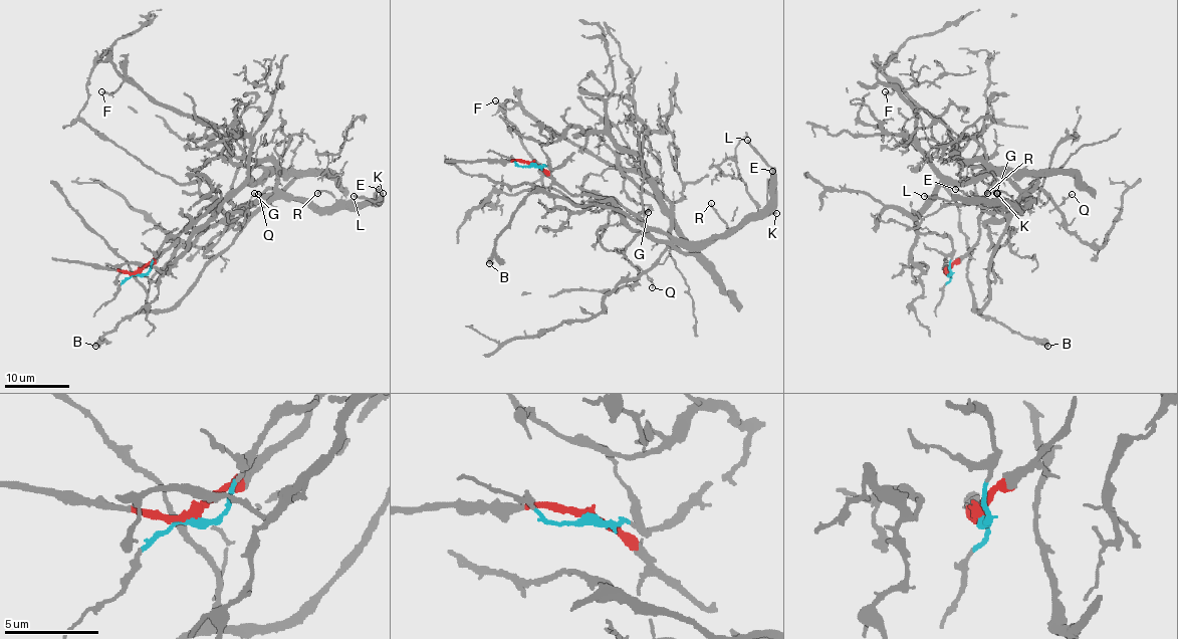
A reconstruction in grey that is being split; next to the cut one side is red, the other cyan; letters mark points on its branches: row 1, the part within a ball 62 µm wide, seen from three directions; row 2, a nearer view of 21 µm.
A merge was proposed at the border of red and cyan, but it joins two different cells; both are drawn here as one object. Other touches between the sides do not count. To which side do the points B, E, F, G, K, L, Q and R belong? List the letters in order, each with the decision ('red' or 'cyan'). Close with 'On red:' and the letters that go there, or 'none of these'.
B: red
E: red
F: red
G: red
K: red
L: red
Q: red
R: red
On red: B, E, F, G, K, L, Q, R

